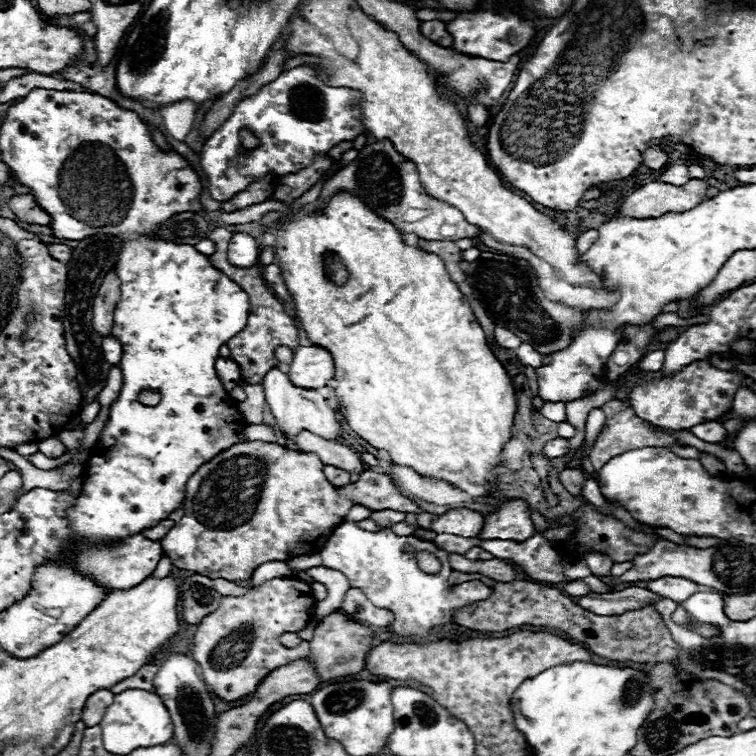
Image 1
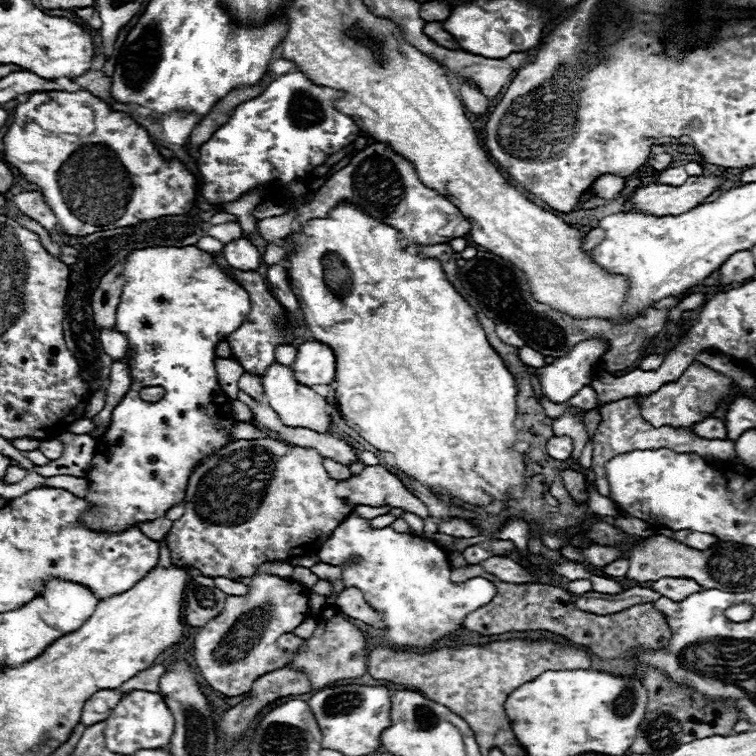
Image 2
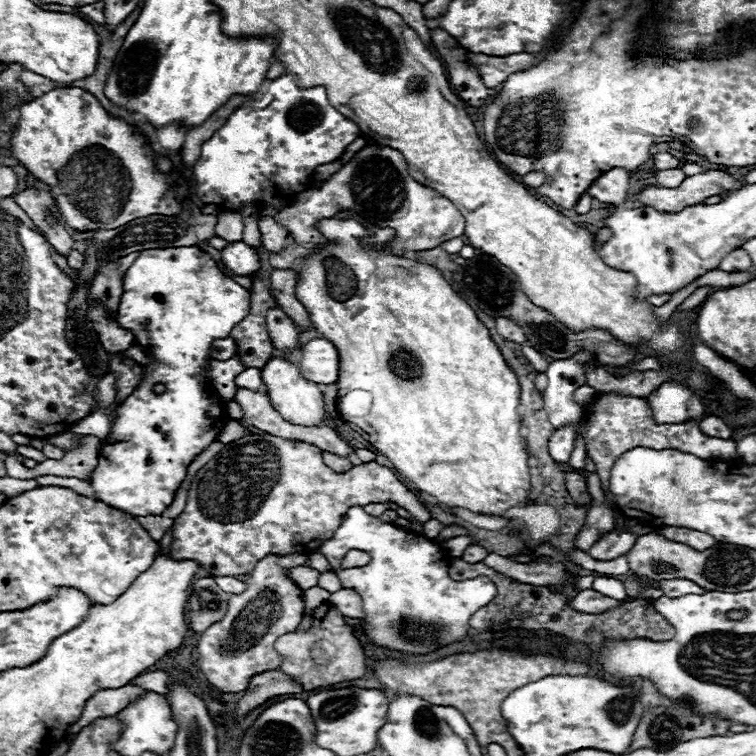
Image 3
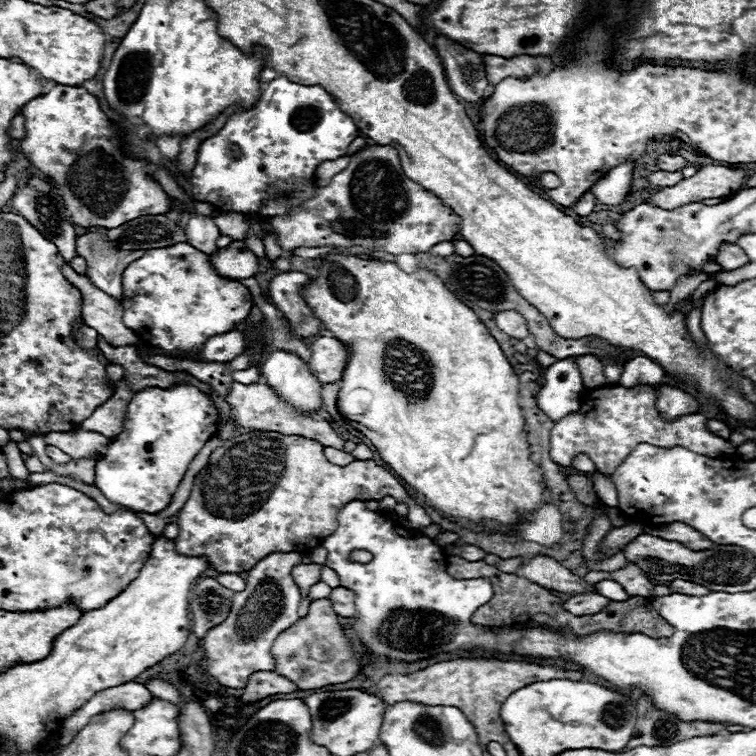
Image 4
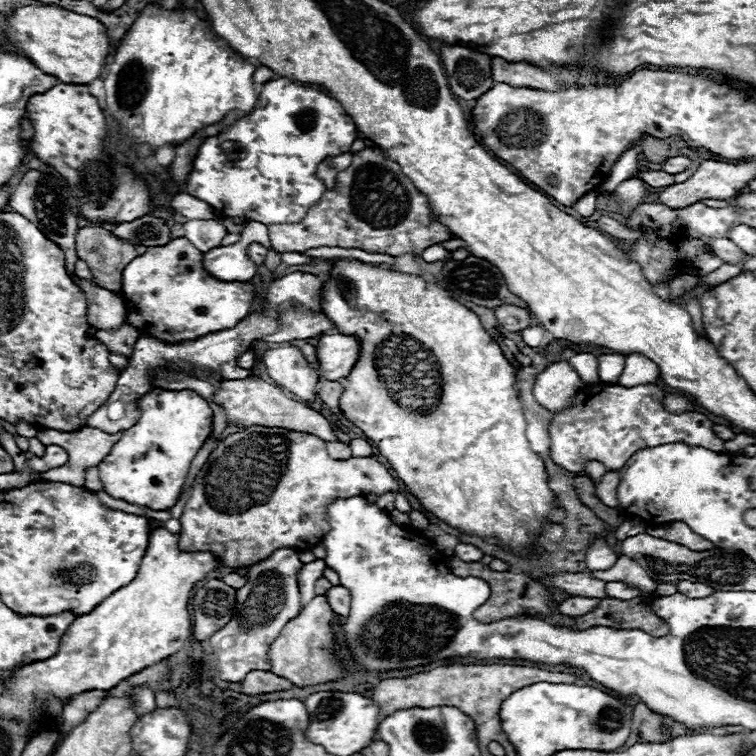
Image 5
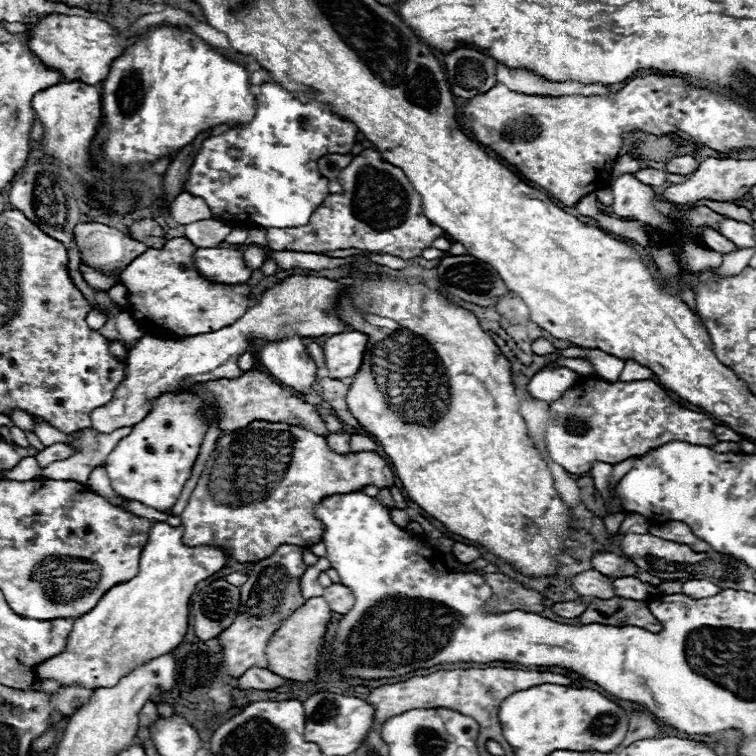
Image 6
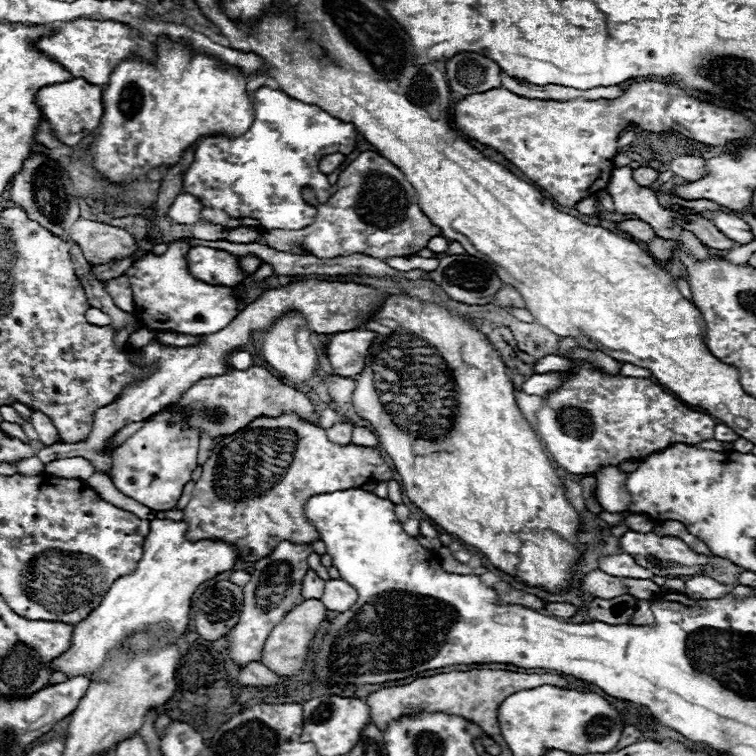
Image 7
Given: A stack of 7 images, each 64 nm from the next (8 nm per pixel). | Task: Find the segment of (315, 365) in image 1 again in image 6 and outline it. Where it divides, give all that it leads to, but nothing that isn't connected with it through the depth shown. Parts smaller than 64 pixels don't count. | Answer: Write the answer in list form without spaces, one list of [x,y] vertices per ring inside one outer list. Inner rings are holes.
[[[356,330],[332,334],[322,344],[326,366],[328,366],[328,376],[340,378],[340,380],[354,376],[362,364],[366,342],[368,342],[368,336]]]

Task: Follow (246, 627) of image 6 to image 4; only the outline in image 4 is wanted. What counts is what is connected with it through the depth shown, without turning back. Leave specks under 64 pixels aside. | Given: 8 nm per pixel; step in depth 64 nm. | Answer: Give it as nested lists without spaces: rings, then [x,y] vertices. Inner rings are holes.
[[[274,552],[262,558],[246,576],[246,588],[234,594],[228,618],[212,628],[202,640],[208,656],[208,672],[224,686],[244,688],[250,674],[274,670],[270,654],[272,642],[282,630],[294,624],[298,616],[300,590],[292,578],[292,568],[300,564],[298,552]]]

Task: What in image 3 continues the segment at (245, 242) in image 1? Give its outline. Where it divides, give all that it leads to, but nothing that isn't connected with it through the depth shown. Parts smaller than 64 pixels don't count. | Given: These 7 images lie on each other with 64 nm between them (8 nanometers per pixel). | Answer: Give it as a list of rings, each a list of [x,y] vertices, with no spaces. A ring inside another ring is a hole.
[[[230,242],[220,250],[222,266],[236,276],[252,276],[260,270],[258,252],[244,242]]]

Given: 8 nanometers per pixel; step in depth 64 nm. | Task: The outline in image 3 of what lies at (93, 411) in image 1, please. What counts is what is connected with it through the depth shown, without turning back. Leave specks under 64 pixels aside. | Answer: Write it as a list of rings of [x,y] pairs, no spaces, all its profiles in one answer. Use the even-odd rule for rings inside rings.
[[[112,370],[106,372],[106,376],[102,378],[102,382],[98,384],[98,394],[100,394],[100,402],[96,406],[98,408],[106,408],[108,404],[114,402],[114,396],[116,396],[116,374]]]

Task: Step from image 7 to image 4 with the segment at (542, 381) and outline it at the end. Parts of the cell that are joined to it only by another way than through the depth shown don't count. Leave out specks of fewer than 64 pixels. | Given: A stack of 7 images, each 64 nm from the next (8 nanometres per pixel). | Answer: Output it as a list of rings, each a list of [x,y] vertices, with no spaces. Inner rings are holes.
[[[572,358],[558,360],[544,370],[544,384],[536,396],[538,406],[556,422],[580,408],[578,392],[582,388],[582,376]]]

